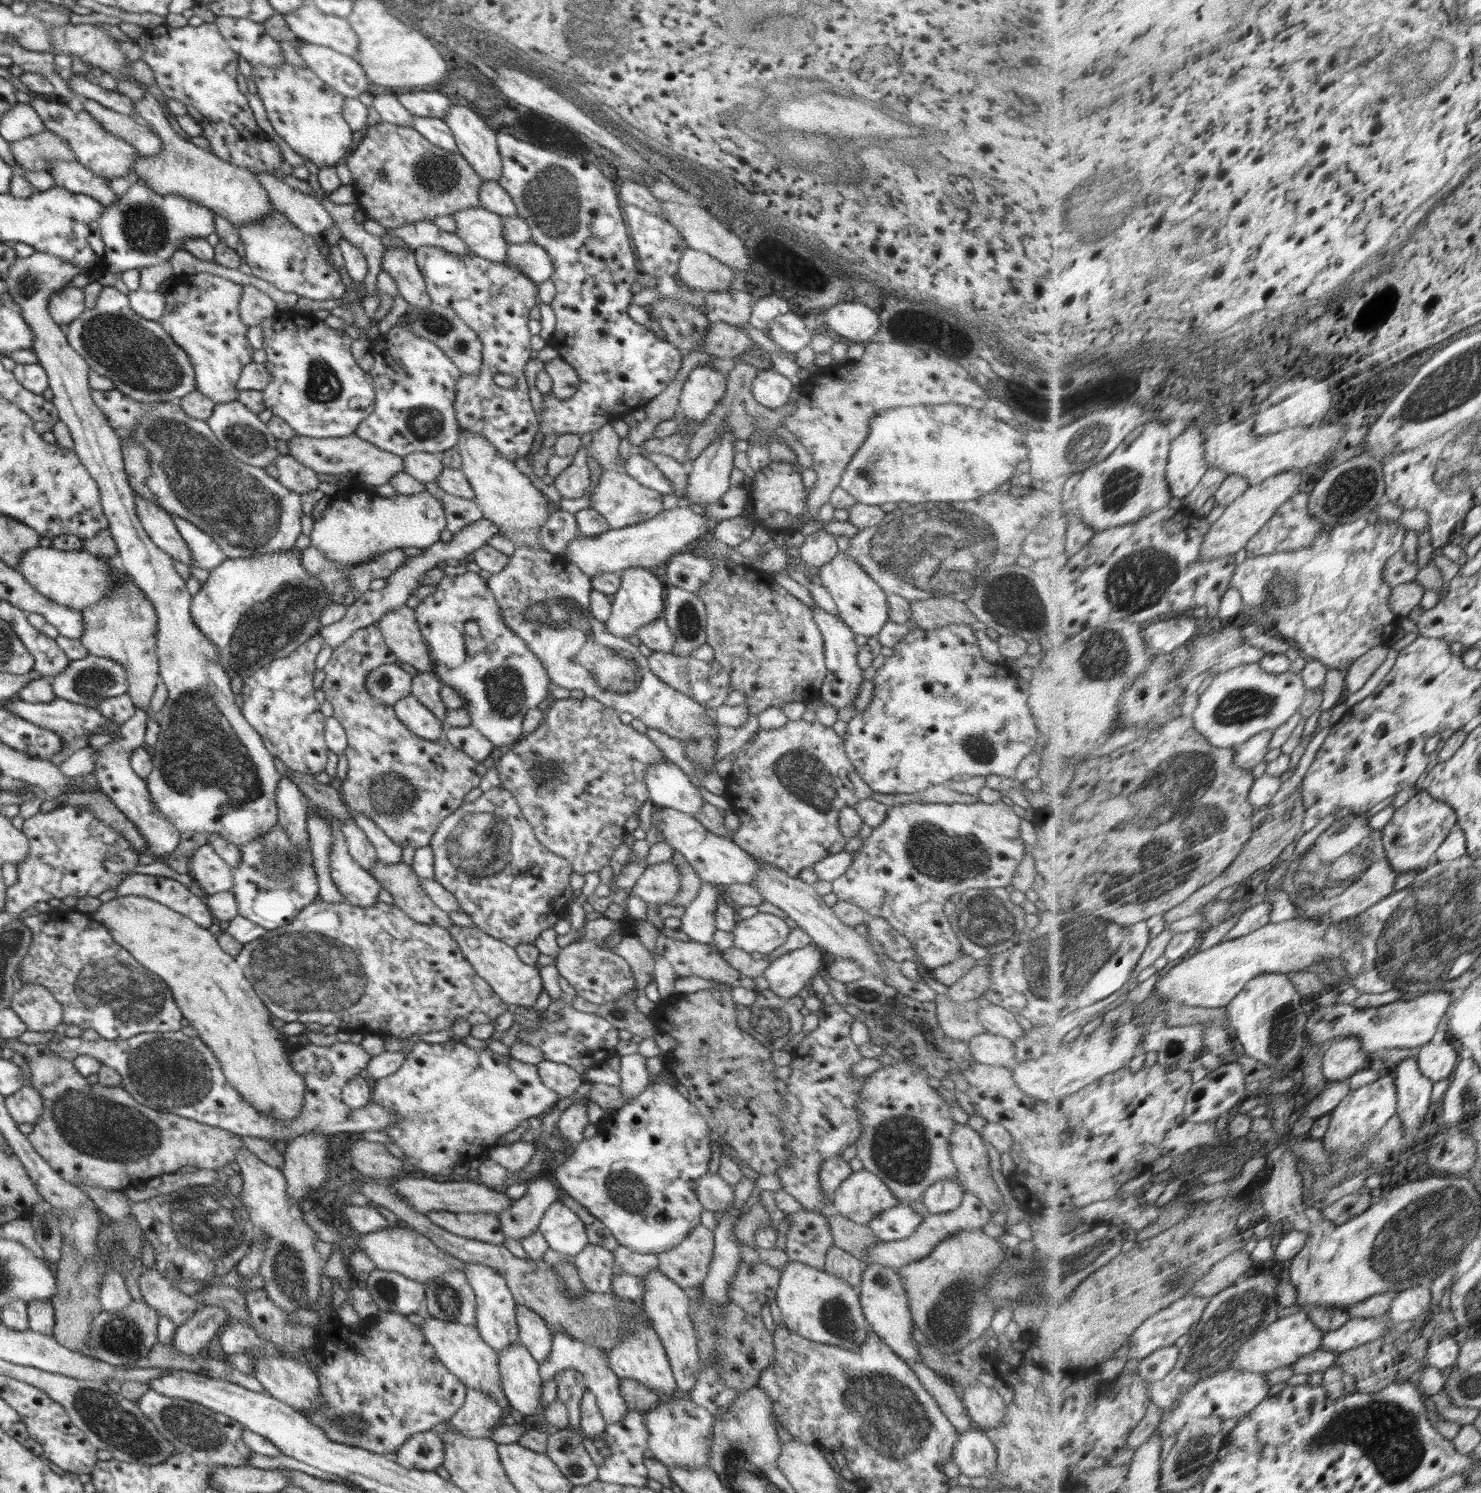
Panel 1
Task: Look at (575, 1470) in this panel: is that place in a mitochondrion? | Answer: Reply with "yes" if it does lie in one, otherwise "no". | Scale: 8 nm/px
yes

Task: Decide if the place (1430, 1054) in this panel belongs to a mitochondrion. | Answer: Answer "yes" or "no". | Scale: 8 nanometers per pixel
no

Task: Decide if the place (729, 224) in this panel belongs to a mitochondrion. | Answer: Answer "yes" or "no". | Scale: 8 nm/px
no

